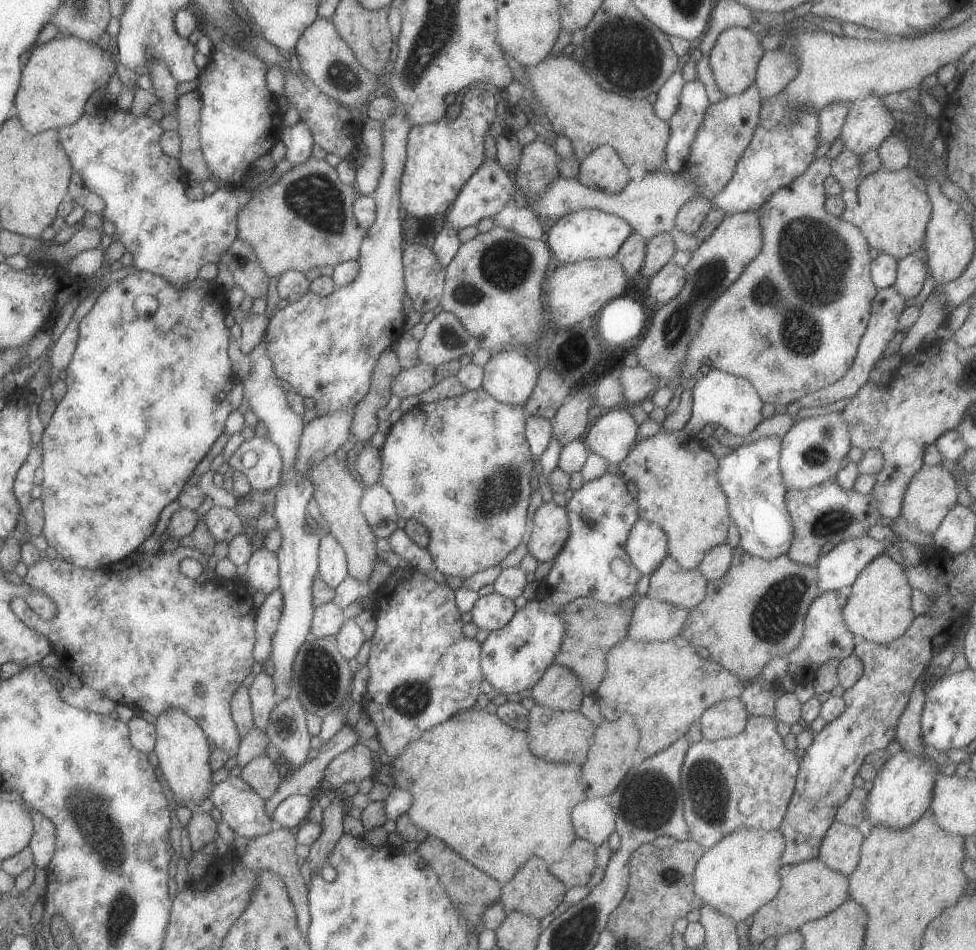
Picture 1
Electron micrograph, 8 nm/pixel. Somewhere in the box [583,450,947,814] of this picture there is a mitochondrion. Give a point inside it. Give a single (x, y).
(773, 619)

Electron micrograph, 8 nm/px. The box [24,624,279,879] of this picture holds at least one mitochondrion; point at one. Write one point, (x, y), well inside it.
(96, 826)

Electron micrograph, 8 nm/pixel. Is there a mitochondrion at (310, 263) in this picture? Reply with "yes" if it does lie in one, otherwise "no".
no

